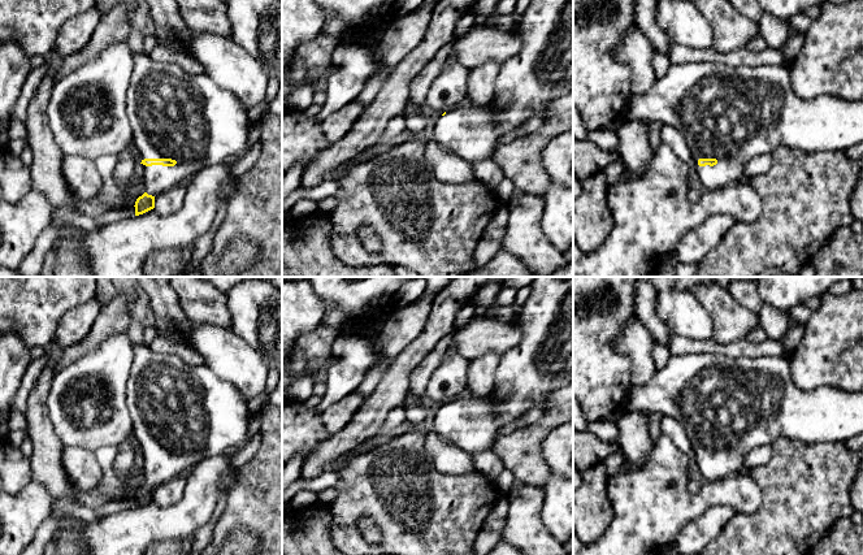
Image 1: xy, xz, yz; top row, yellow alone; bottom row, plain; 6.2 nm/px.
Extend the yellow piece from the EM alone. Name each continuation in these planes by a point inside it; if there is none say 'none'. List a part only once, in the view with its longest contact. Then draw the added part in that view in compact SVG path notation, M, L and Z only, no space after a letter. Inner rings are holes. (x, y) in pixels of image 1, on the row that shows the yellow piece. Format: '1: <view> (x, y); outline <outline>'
1: xy (190, 118); outline M133 53L134 69L130 78L129 88L126 91L126 112L130 121L131 131L134 134L134 148L138 161L142 164L144 159L172 159L175 160L177 164L174 166L162 166L162 165L152 165L143 166L143 183L144 190L148 195L156 196L161 192L165 192L175 186L183 185L188 178L191 178L195 173L198 173L203 168L208 168L211 165L221 164L229 156L244 156L247 153L247 139L248 134L253 127L253 121L250 118L250 108L247 108L234 94L221 88L211 77L207 74L187 74L178 65L170 62L160 62L155 61L149 57L148 53Z

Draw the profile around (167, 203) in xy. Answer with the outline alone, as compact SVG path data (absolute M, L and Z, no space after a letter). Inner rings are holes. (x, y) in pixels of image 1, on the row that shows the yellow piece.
M185 185L175 186L155 196L155 211L160 216L170 216L182 208L186 195Z

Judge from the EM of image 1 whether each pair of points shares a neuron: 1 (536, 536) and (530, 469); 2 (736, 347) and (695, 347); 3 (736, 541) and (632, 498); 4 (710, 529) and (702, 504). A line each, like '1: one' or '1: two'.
1: two
2: one
3: two
4: two

